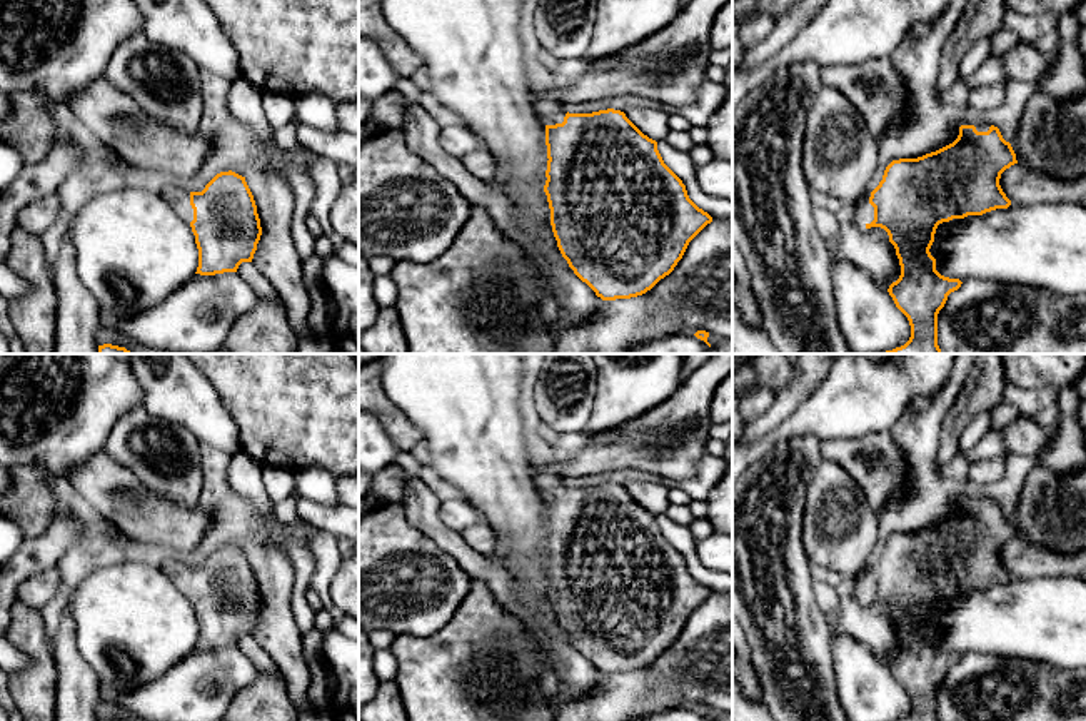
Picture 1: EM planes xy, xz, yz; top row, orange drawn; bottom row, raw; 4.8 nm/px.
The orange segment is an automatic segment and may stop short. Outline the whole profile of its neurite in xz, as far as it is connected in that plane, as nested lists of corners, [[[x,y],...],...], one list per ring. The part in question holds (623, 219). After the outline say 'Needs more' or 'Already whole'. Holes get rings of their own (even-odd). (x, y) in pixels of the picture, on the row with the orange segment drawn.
[[[552,93],[535,102],[546,125],[547,170],[544,192],[557,247],[574,274],[602,300],[631,299],[651,290],[682,259],[689,242],[712,222],[687,195],[682,180],[664,164],[657,142],[621,110],[569,113]]]. Needs more

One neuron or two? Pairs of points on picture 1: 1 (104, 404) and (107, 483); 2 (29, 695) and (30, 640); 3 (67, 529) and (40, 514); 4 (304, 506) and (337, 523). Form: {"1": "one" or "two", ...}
{"1": "two", "2": "one", "3": "two", "4": "one"}

